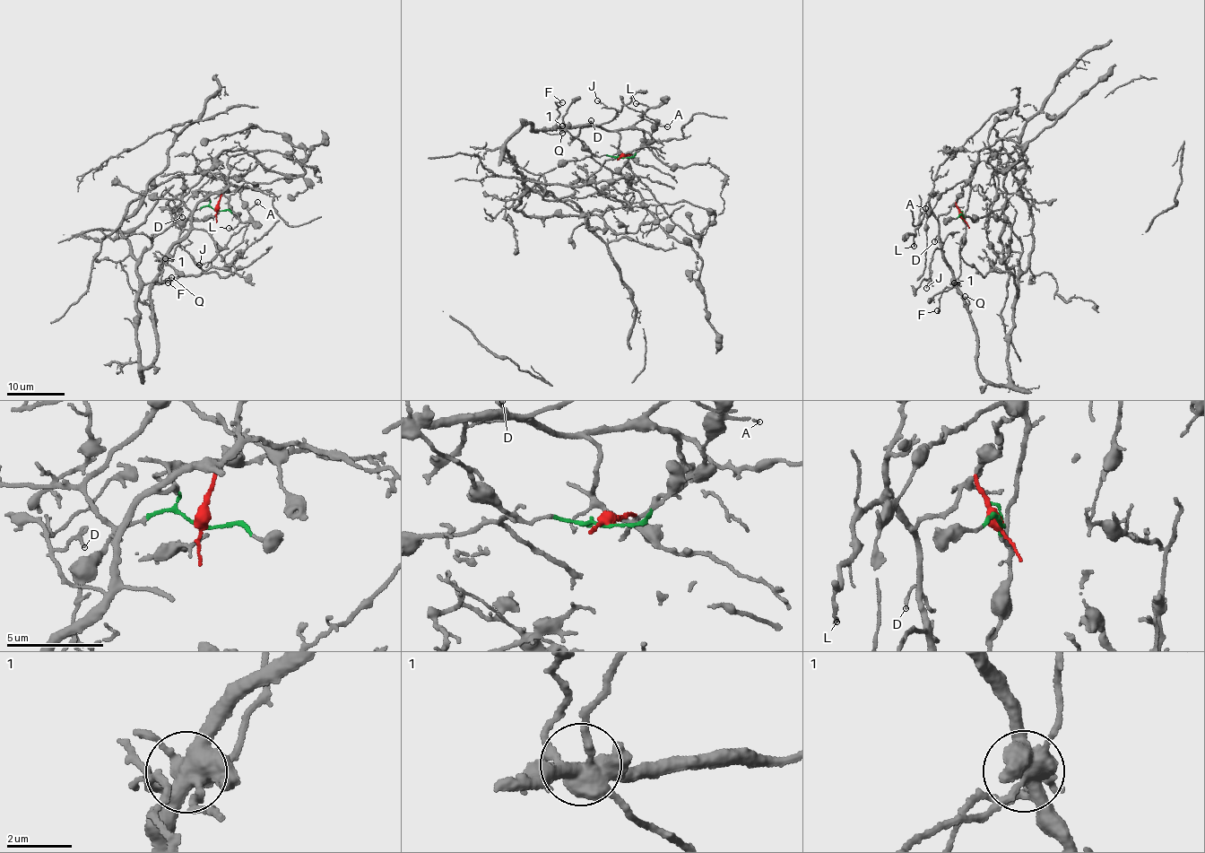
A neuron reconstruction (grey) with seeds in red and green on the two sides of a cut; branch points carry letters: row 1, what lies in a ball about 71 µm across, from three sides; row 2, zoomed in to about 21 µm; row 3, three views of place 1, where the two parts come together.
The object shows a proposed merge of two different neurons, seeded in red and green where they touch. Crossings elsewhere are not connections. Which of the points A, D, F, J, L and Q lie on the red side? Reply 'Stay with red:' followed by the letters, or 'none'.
Stay with red: D, F, J, L, Q

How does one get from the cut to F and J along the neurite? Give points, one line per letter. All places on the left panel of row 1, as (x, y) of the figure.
F: (216, 210), (221, 196), (212, 192), (192, 214), (191, 228), (165, 258), (158, 260), (161, 279), (168, 282)
J: (216, 210), (221, 196), (212, 192), (192, 214), (193, 226), (209, 234), (217, 256), (200, 265)

